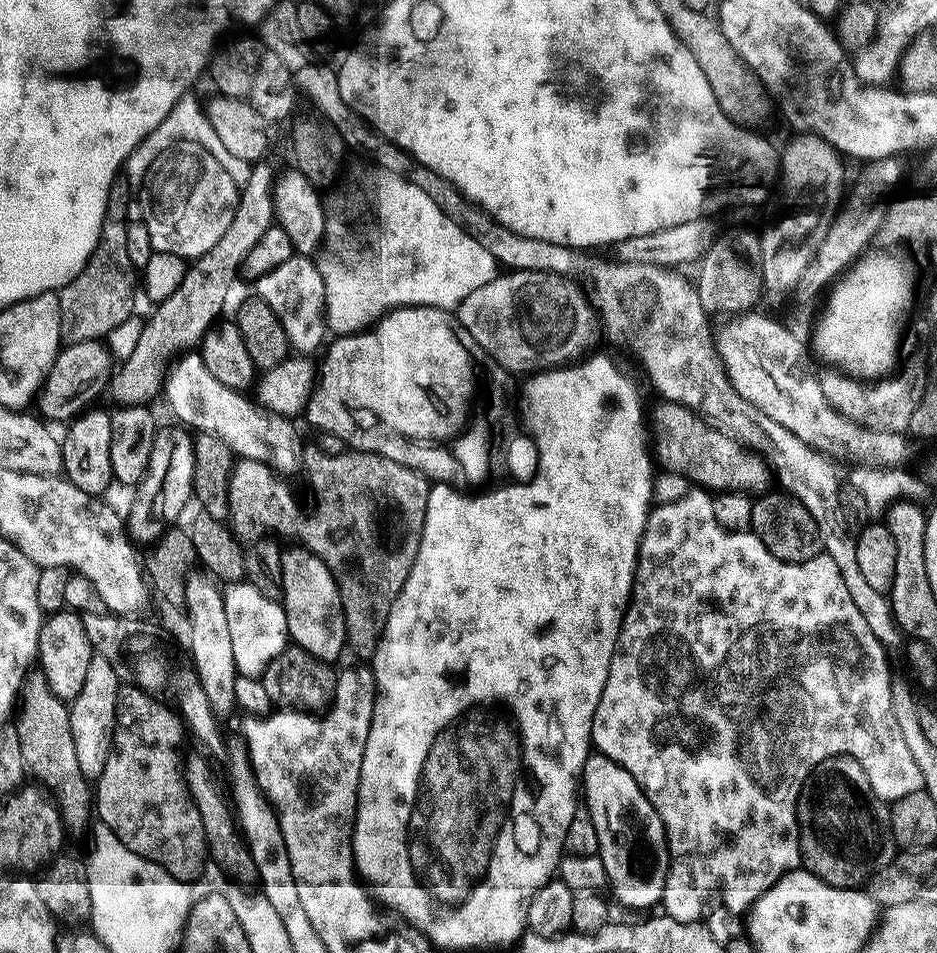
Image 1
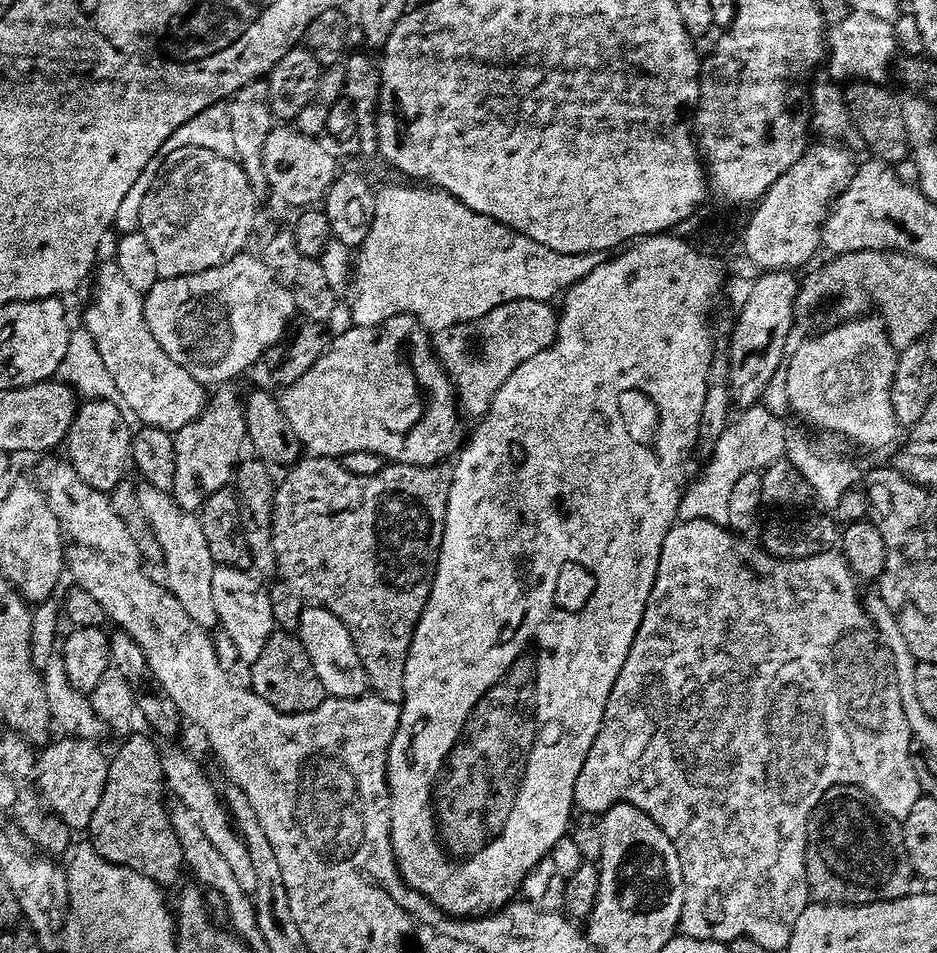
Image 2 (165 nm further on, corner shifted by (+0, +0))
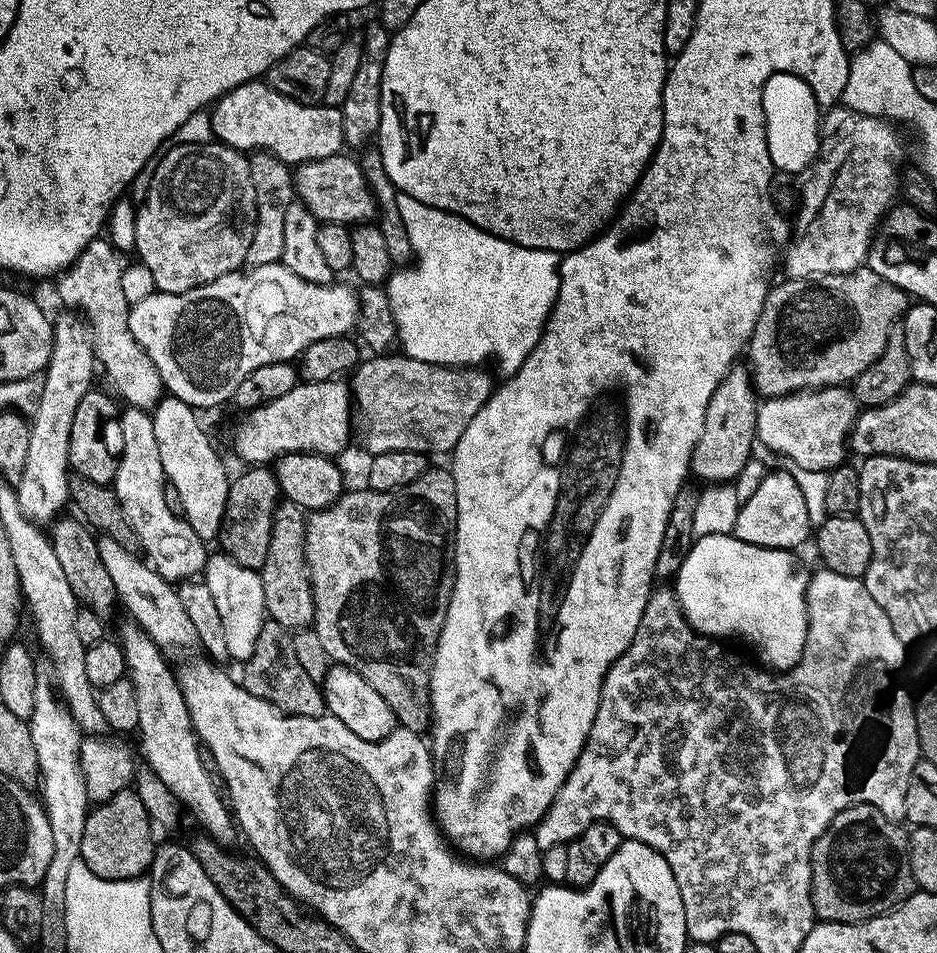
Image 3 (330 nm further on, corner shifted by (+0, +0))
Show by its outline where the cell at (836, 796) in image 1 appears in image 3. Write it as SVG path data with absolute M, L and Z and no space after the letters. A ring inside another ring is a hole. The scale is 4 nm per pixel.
M859 802L852 803L846 808L840 809L832 821L824 828L824 833L818 837L812 847L812 911L815 919L820 922L829 924L860 924L863 920L868 920L871 916L883 916L886 912L891 912L898 904L904 903L909 896L913 895L916 883L910 870L908 861L908 837L907 831L900 829L901 825L895 820L888 820L874 806L862 804Z

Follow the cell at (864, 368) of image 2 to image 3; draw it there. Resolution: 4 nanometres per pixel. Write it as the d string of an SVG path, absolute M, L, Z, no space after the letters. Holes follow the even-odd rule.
M825 386L822 388L812 388L802 392L790 392L782 396L774 396L765 399L763 403L757 407L756 410L756 439L762 445L765 444L772 452L781 452L782 455L788 459L788 462L802 466L806 470L818 470L819 472L828 472L833 468L839 468L841 464L845 463L846 456L844 456L844 448L846 452L846 445L849 443L852 435L852 428L856 424L856 417L858 415L858 401L851 391L844 386Z

